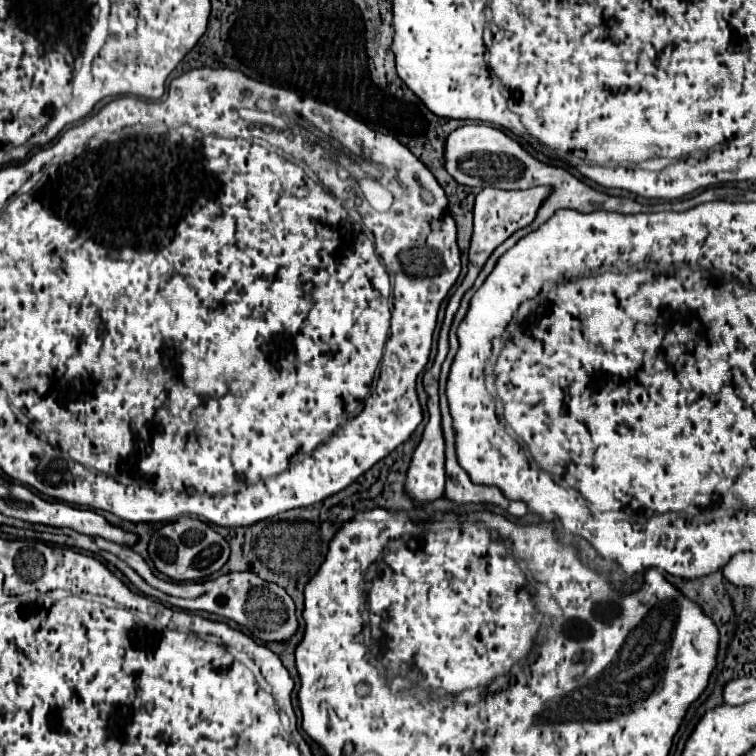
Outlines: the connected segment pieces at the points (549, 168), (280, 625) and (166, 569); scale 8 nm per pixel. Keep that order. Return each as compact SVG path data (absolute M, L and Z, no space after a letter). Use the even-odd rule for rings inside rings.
M468 124L468 126L454 130L446 138L444 156L446 156L446 170L450 172L450 176L454 176L460 184L466 184L466 186L478 186L478 188L492 186L492 188L502 188L502 190L524 190L524 188L542 186L542 184L552 186L554 192L542 204L536 220L530 224L530 228L534 230L540 228L560 208L574 208L578 212L594 212L594 210L610 210L610 212L622 212L622 214L642 212L636 200L622 198L622 196L610 196L602 190L596 190L584 184L568 170L534 158L514 138L510 138L506 132L494 126Z
M230 572L230 574L222 574L214 580L208 582L208 588L202 596L196 598L176 598L176 596L168 596L164 592L160 592L158 588L152 588L150 584L136 584L140 590L144 590L144 594L160 600L162 604L180 608L180 610L204 610L210 614L218 614L222 618L234 620L236 624L244 626L252 636L268 642L268 640L288 640L296 628L298 628L298 620L296 620L296 606L292 602L292 598L286 594L286 590L282 590L282 586L274 584L274 582L266 582L260 576L254 576L254 572Z
M182 516L174 522L168 522L160 530L156 530L150 540L150 558L156 570L178 582L212 576L226 564L228 556L230 556L228 542L216 530L212 530L210 524L190 516Z

